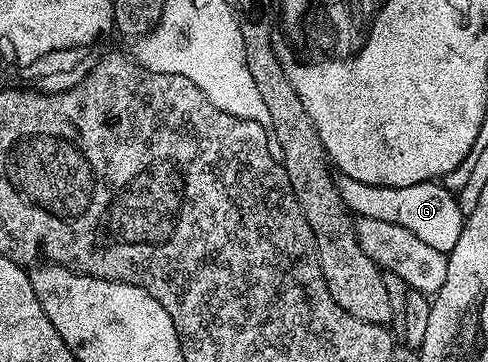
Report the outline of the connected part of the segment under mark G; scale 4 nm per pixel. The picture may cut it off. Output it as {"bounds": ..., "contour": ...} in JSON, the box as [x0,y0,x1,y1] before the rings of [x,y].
{"bounds":[336,173,465,253],"contour":[[[340,173],[336,177],[336,186],[349,213],[357,218],[369,217],[401,224],[437,251],[452,253],[454,243],[458,243],[458,235],[462,235],[465,215],[459,209],[457,194],[448,190],[439,180],[414,183],[410,187],[386,187],[358,183],[358,179],[350,179],[350,175]]]}

